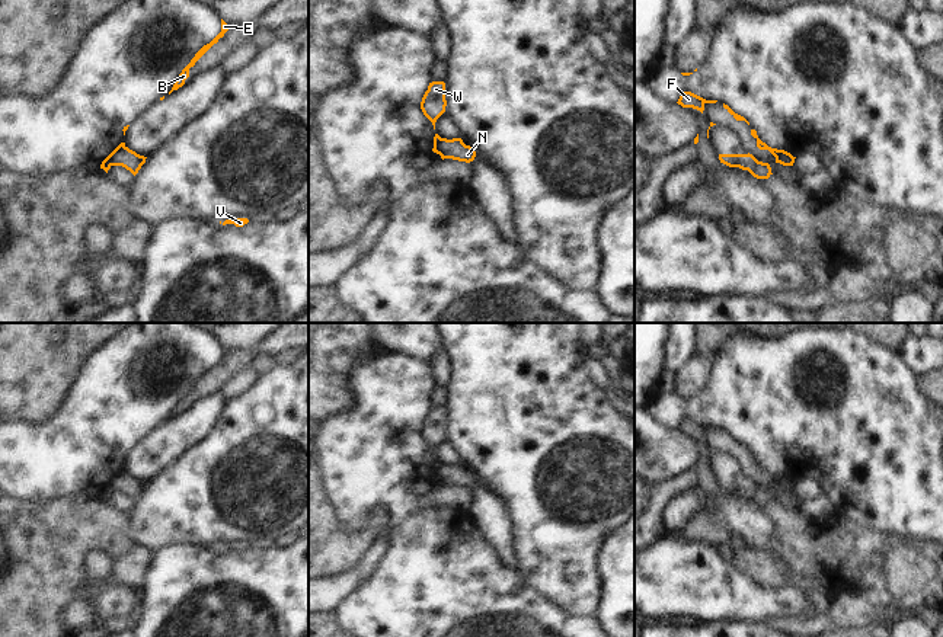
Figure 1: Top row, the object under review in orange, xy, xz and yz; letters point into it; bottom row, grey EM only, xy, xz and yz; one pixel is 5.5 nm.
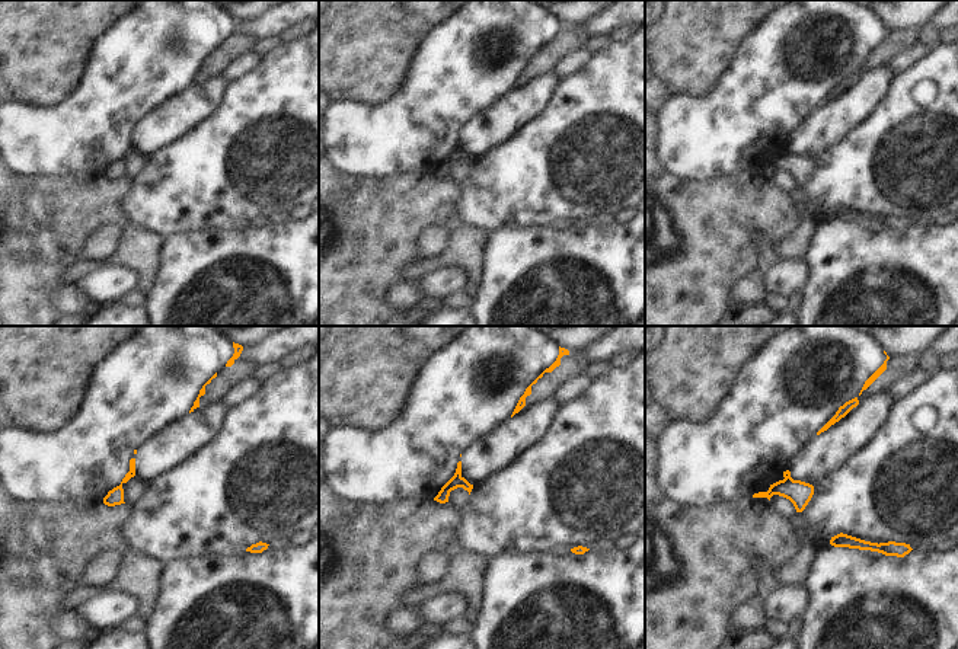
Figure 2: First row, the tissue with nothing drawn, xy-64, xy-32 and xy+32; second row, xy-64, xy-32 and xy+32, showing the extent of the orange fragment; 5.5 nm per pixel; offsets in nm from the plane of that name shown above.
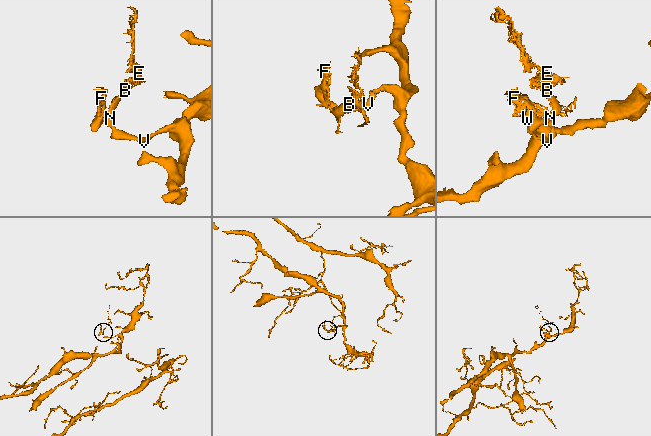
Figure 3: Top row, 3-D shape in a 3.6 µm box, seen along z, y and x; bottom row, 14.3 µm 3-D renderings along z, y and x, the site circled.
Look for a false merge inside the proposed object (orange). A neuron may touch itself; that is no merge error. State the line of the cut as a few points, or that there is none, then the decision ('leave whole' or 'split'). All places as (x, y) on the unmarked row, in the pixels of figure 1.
cut in xy along (124, 471), (114, 482), (111, 490); split

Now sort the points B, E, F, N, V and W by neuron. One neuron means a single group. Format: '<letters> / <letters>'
B E F W / N V

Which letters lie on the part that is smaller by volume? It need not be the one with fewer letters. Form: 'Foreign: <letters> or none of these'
Foreign: B, E, F, W

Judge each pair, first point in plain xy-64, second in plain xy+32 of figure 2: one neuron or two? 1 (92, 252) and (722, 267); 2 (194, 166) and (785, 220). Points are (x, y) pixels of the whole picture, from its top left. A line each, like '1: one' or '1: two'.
1: two
2: two

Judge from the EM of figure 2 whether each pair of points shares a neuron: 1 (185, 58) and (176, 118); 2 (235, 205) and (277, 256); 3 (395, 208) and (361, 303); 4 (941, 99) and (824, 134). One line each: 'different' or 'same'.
1: different
2: different
3: same
4: different

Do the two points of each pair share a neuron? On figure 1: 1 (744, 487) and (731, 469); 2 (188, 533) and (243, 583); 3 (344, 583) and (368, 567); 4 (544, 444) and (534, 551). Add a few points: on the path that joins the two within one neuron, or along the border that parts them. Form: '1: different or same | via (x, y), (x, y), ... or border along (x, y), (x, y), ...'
1: same | via (739, 483), (731, 473)
2: different | border along (169, 547), (189, 544), (219, 550)
3: same | via (349, 581), (363, 570)
4: same | via (543, 470), (543, 487), (537, 496), (537, 525)

